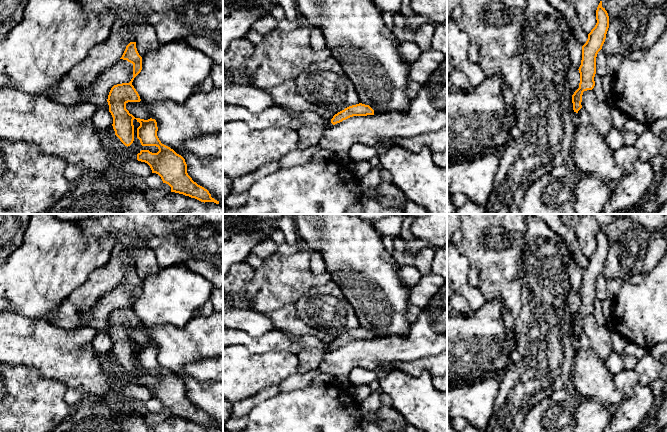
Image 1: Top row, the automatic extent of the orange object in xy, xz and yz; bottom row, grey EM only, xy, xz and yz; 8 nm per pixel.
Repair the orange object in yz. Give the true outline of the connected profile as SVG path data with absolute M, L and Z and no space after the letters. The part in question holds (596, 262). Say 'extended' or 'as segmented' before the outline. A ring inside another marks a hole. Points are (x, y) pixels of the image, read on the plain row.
as segmented; M600 225L596 234L597 247L588 258L586 267L582 270L582 284L579 291L580 307L579 312L572 319L574 336L582 332L582 319L584 315L592 314L595 310L594 301L596 298L596 281L606 263L609 252L609 240Z

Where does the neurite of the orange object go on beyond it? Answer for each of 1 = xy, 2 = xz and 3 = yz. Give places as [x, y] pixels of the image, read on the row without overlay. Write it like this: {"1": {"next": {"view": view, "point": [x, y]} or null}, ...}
{"1": {"next": null}, "2": {"next": null}, "3": {"next": null}}

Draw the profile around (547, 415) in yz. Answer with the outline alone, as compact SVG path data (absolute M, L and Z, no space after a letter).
M546 397L526 413L520 432L575 432L575 425L575 404L570 400L557 403L550 397Z

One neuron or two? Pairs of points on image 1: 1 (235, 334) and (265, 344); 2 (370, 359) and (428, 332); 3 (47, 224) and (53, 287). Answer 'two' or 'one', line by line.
1: one
2: one
3: one

